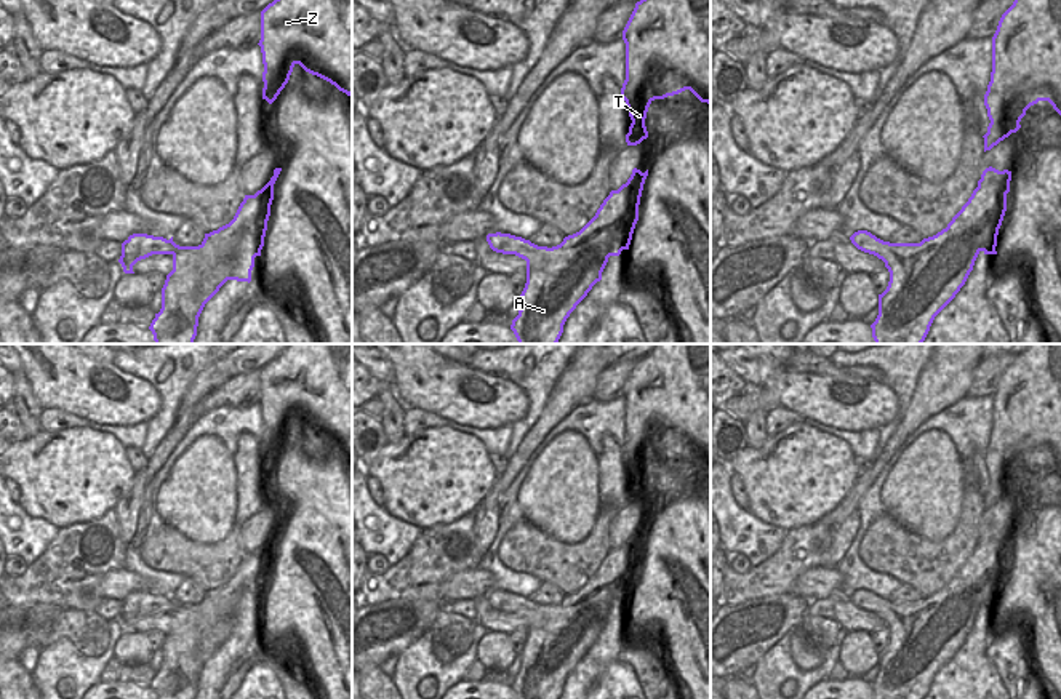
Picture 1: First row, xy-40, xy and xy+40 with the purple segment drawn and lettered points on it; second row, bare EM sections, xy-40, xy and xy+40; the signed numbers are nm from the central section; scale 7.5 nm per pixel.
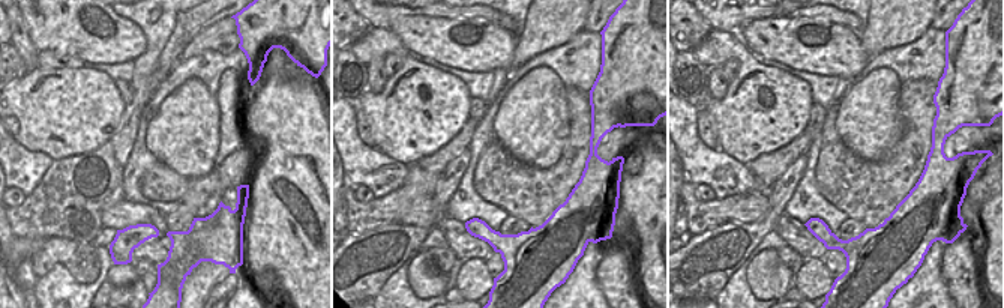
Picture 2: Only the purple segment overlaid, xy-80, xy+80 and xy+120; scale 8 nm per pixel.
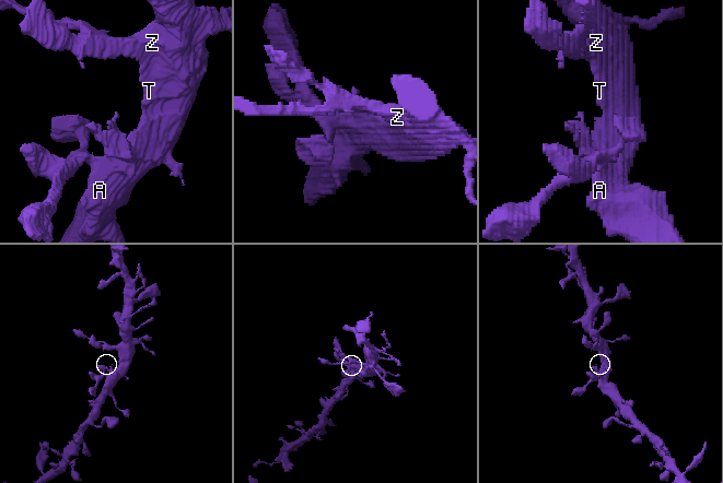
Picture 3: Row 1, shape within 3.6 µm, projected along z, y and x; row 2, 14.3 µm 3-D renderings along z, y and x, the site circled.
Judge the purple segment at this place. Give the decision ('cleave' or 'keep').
keep

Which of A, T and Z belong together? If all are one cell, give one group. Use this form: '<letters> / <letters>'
A T Z

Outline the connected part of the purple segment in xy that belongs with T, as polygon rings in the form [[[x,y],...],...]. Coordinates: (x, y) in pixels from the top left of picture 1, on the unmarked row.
[[[656,344],[635,361],[623,389],[626,401],[626,438],[621,457],[632,478],[626,493],[627,504],[648,496],[645,477],[655,457],[690,448],[711,464],[711,344]]]

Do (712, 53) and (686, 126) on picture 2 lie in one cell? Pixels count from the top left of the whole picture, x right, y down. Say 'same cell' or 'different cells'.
different cells

